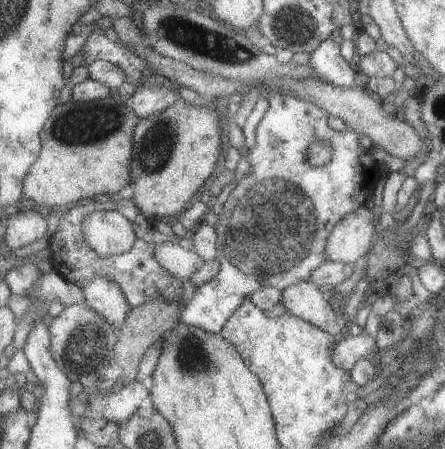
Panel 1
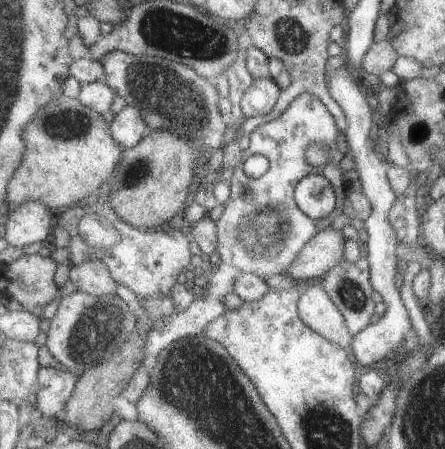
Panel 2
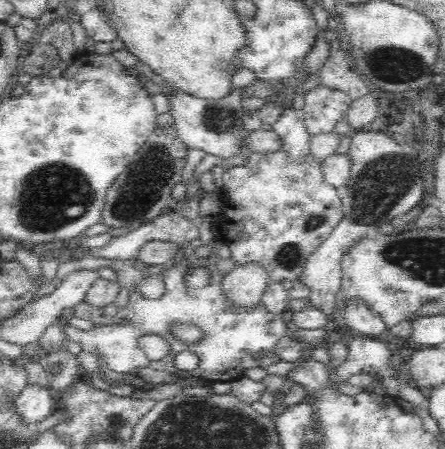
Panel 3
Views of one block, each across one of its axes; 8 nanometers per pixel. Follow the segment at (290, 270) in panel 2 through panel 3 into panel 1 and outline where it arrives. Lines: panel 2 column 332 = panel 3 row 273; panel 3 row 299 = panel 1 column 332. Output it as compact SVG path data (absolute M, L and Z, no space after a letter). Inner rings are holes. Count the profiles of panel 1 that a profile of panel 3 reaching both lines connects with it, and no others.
M363 208L355 214L349 214L331 230L331 238L327 238L327 262L339 264L355 264L371 246L375 234L375 212L377 208Z

